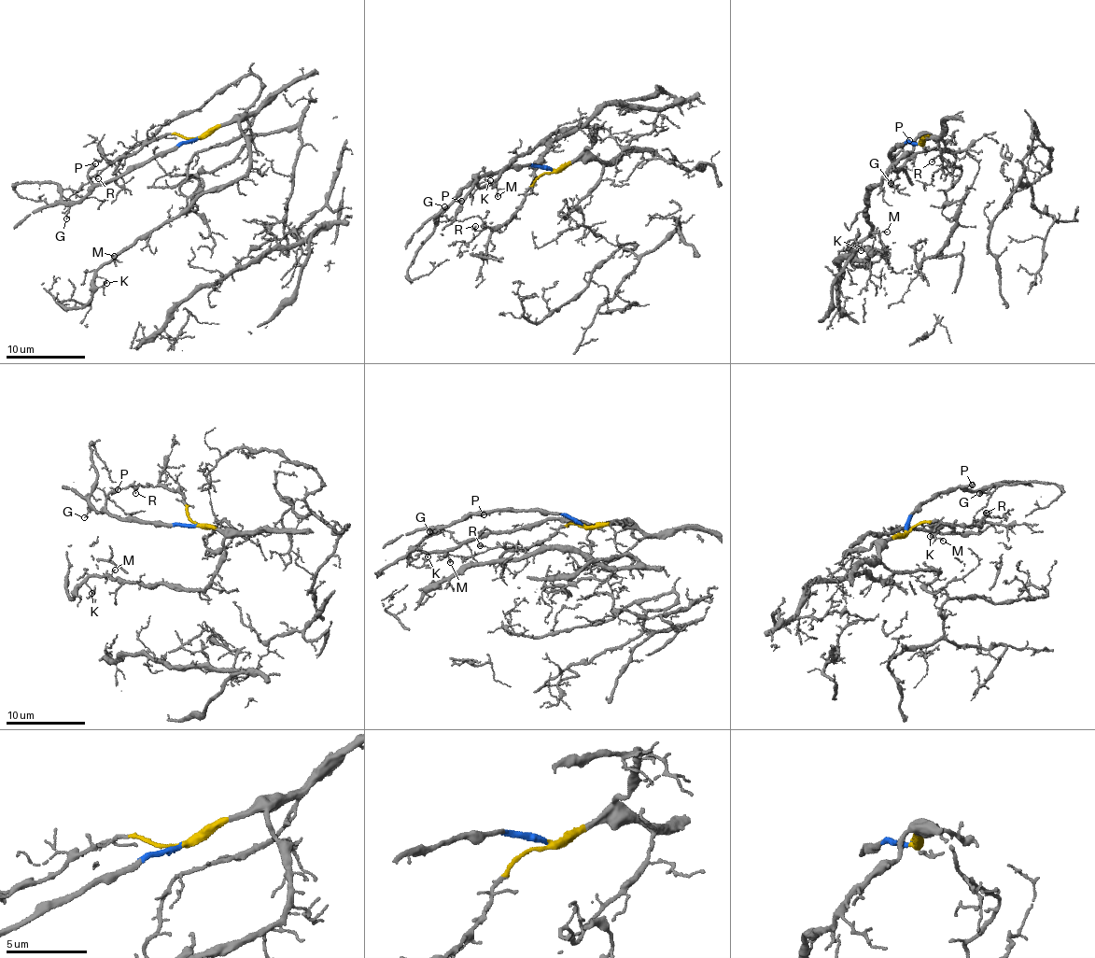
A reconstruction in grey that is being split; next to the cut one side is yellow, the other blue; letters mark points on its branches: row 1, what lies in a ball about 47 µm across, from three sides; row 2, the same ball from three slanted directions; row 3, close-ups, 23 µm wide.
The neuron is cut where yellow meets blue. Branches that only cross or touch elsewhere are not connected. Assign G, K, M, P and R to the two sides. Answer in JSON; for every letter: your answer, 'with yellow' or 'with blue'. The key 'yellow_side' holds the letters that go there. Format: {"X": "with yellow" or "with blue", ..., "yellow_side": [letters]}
{"G": "with blue", "K": "with yellow", "M": "with yellow", "P": "with blue", "R": "with yellow", "yellow_side": ["K", "M", "R"]}

